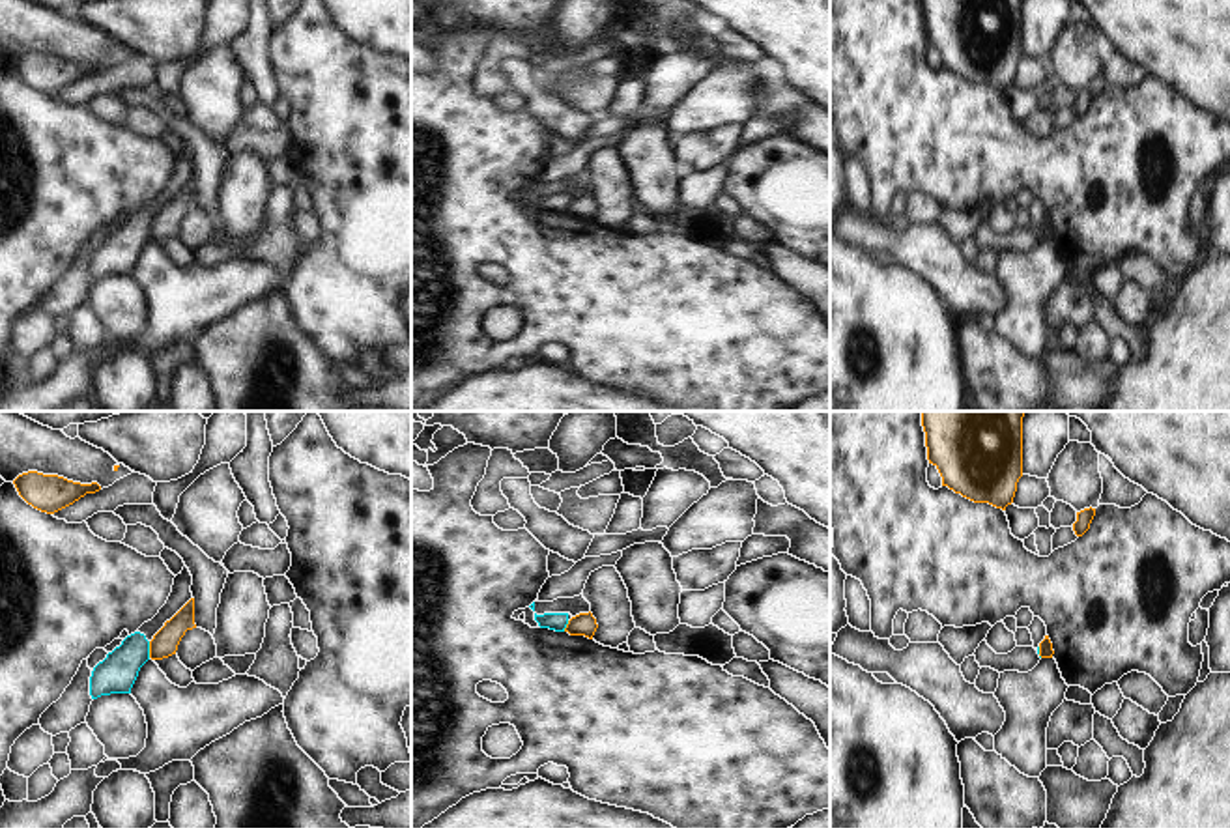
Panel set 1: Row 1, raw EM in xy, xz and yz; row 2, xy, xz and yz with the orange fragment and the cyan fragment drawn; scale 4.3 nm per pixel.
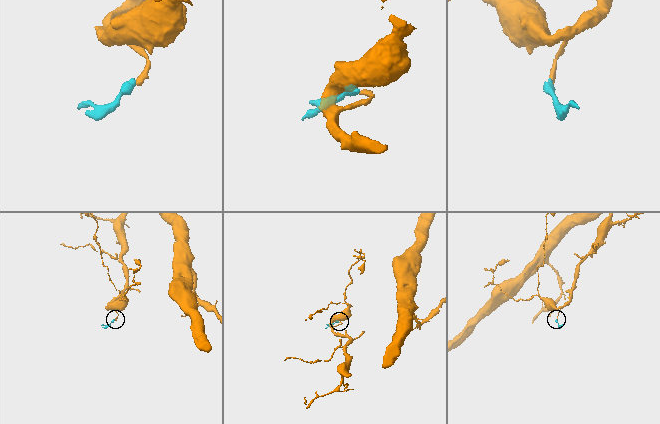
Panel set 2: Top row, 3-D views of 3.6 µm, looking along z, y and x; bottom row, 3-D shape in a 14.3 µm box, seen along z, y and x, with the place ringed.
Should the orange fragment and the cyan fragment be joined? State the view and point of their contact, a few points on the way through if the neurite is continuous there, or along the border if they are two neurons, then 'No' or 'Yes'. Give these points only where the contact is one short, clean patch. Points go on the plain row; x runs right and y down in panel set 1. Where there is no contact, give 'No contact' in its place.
Touches orange at xy (150, 230). Boundary: xy (148, 223), (150, 238). No.

